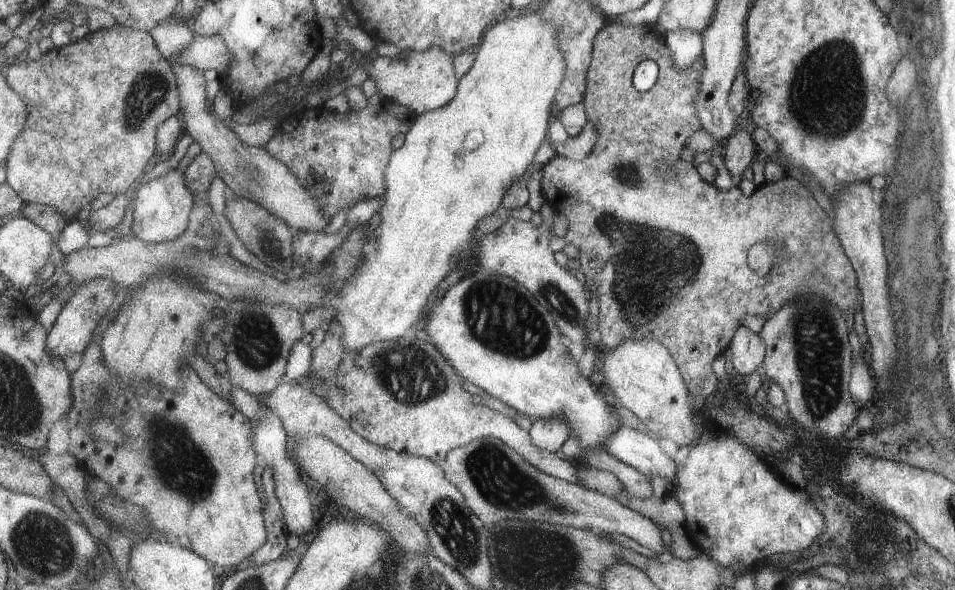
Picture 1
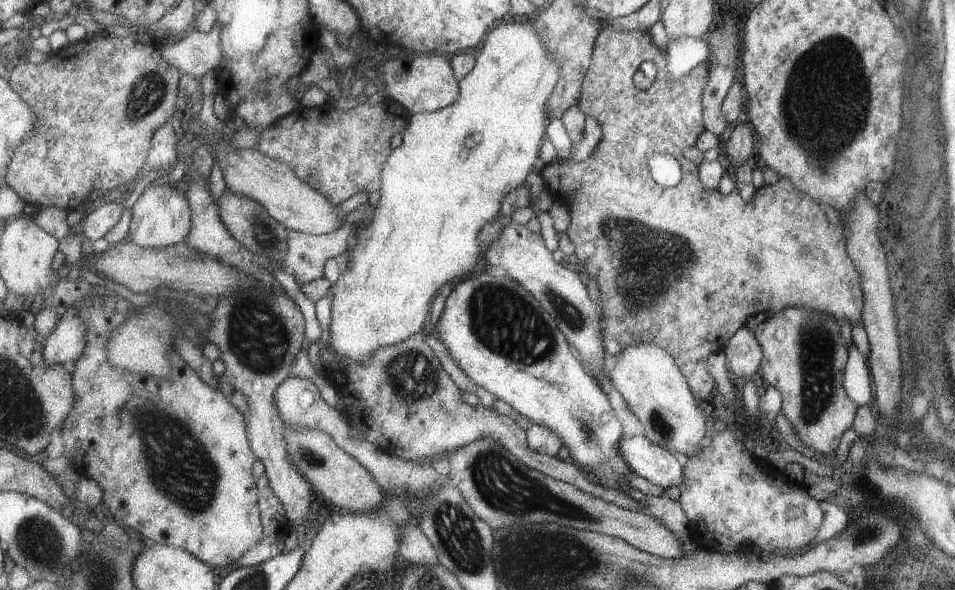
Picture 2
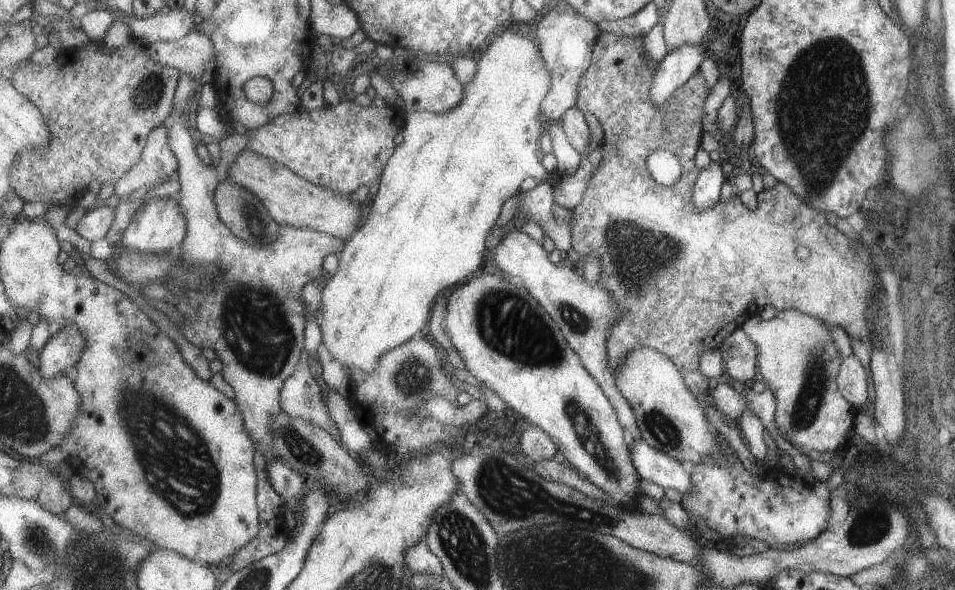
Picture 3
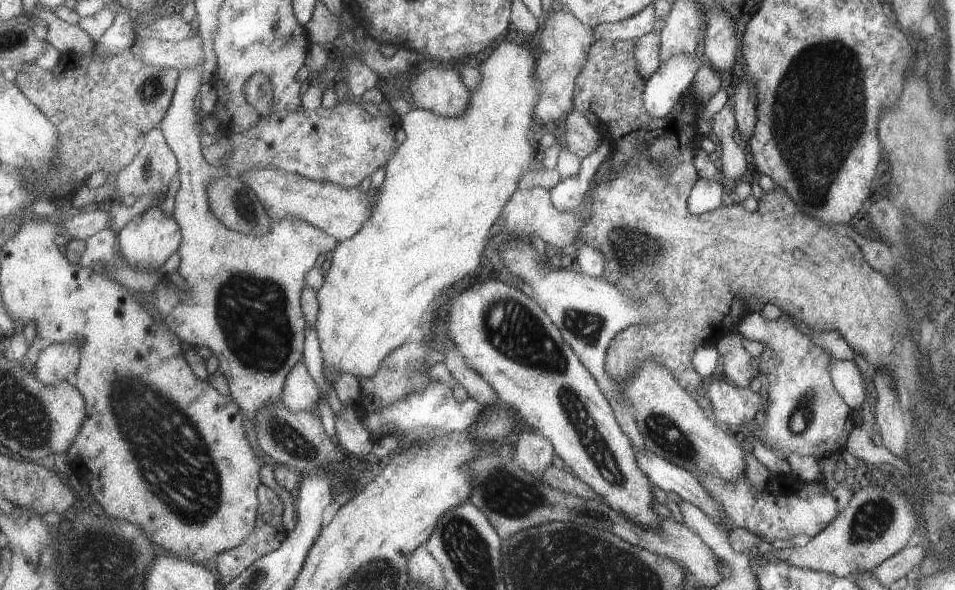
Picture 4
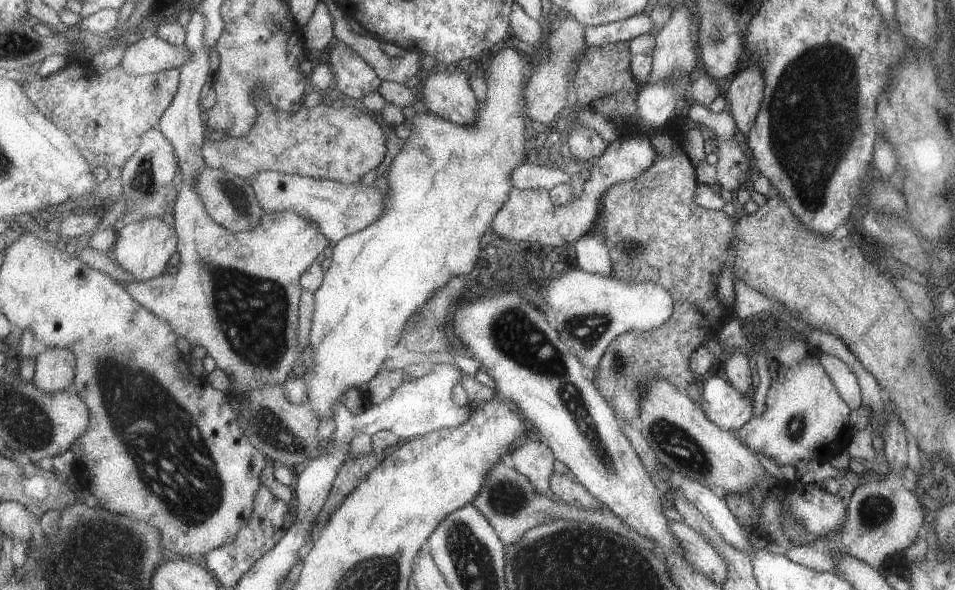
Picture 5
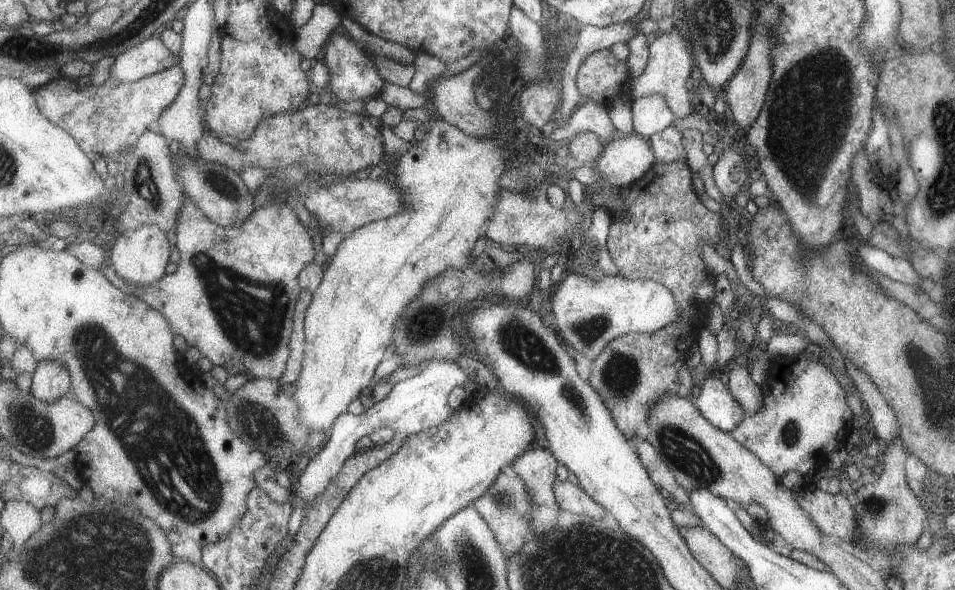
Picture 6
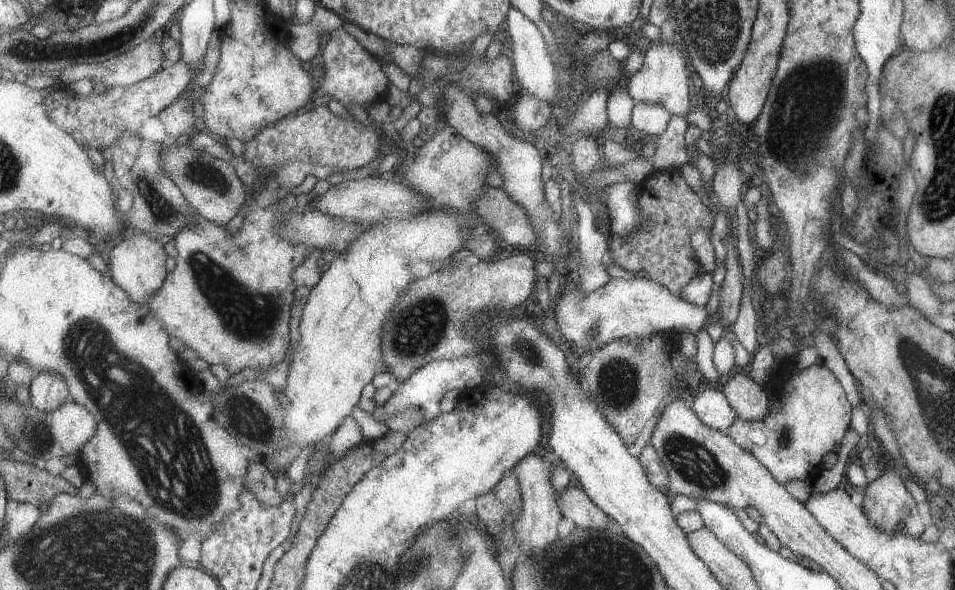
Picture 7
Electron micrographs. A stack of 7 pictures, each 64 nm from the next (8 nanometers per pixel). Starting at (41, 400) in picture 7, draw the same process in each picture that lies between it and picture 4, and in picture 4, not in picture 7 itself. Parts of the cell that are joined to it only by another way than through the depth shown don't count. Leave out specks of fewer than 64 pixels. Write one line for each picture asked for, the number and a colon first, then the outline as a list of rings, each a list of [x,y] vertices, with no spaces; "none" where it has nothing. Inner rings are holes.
4: [[[49,344],[41,354],[35,368],[37,378],[47,386],[59,386],[61,382],[75,382],[75,374],[81,366],[79,344]]]
5: [[[47,350],[37,358],[37,374],[35,386],[43,390],[43,394],[59,394],[73,390],[75,374],[77,374],[77,358],[73,352],[65,350]]]
6: [[[39,364],[35,370],[35,380],[33,380],[33,396],[39,398],[45,404],[53,404],[61,398],[71,396],[73,392],[73,382],[71,374],[65,366],[61,364]]]

